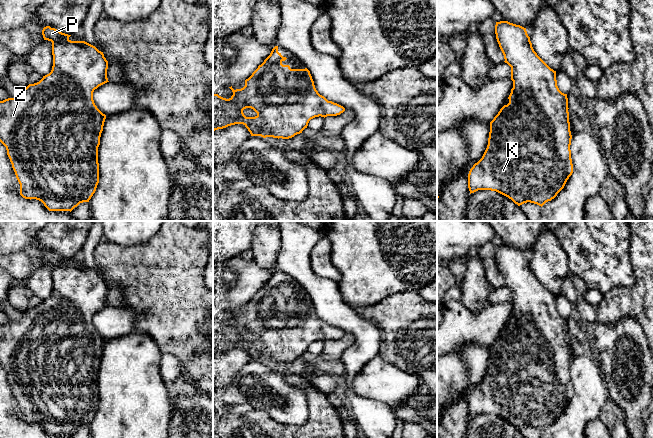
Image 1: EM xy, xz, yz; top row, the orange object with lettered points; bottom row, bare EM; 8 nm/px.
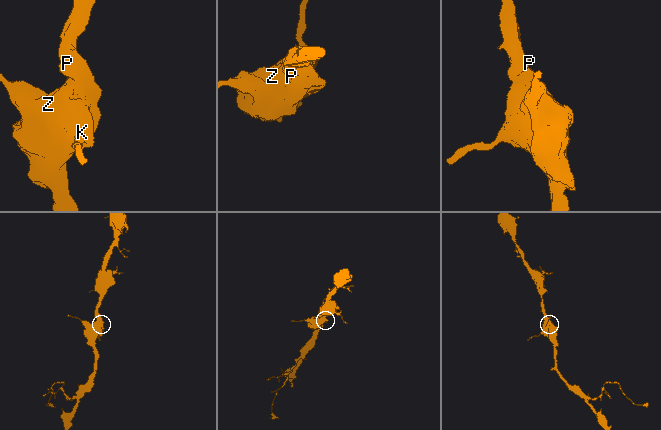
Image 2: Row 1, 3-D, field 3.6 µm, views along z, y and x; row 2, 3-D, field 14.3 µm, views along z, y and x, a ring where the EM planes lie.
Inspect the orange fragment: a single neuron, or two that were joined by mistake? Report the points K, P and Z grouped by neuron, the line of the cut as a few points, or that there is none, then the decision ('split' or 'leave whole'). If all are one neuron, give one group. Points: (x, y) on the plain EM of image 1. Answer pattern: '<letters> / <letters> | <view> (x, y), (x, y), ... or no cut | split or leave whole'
K P Z | no cut | leave whole

